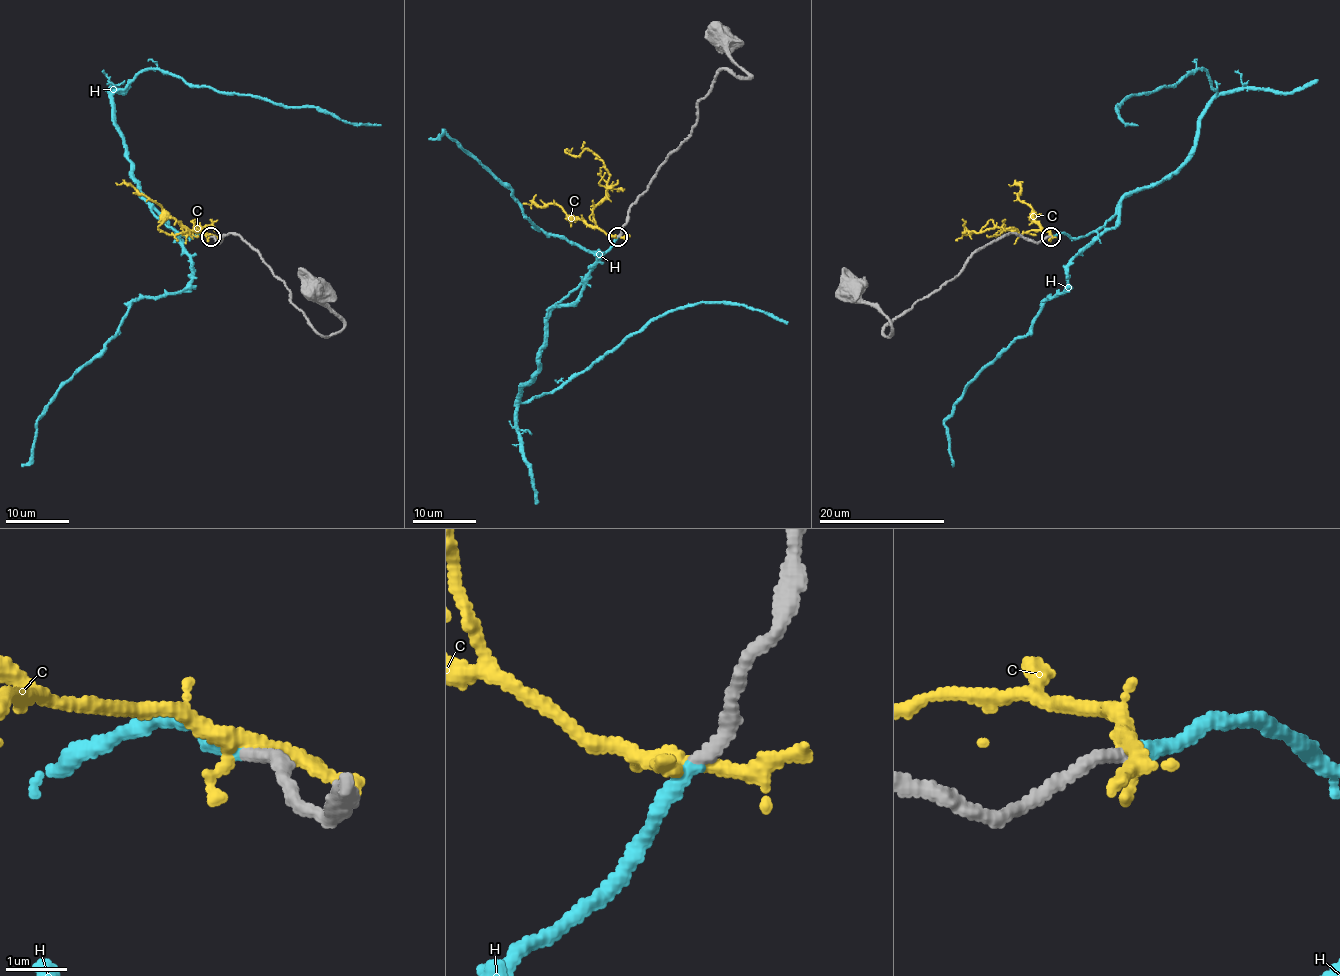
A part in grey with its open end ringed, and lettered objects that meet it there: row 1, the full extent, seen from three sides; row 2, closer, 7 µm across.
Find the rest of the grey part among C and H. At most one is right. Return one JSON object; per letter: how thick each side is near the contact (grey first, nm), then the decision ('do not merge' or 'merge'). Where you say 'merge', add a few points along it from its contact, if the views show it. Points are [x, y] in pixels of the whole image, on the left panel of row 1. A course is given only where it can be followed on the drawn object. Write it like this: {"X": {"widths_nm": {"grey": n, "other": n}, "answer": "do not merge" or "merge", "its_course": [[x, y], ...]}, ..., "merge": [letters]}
{"C": {"widths_nm": {"grey": 240, "other": 220}, "answer": "do not merge"}, "H": {"widths_nm": {"grey": 220, "other": 260}, "answer": "merge", "its_course": [[210, 235], [191, 238], [173, 231], [134, 180], [112, 95], [140, 73], [159, 70], [194, 85], [380, 125]]}, "merge": ["H"]}

